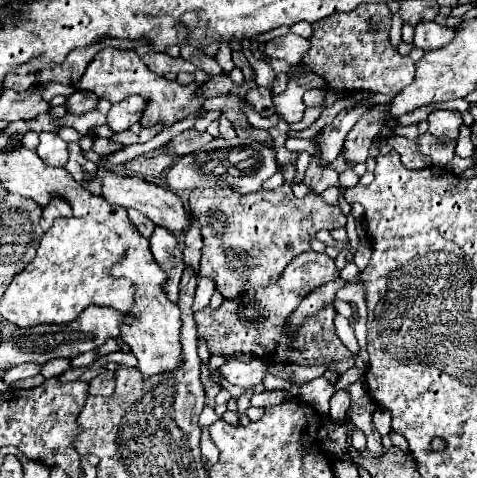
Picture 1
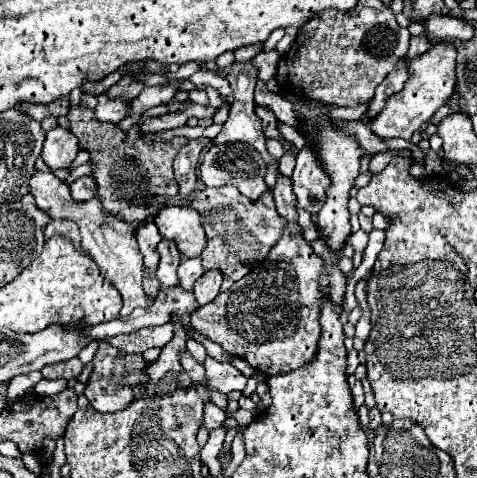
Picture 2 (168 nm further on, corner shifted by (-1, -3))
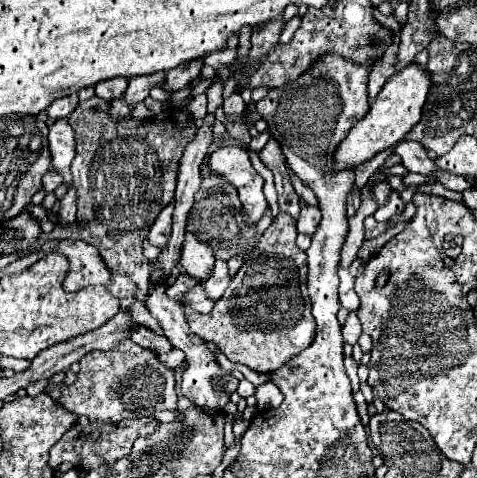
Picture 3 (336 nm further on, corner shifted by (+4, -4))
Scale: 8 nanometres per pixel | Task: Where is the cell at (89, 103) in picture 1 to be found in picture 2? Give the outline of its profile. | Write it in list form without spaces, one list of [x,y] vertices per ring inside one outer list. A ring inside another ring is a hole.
[[[104,94],[96,96],[98,98],[98,106],[94,108],[96,118],[102,122],[120,122],[122,118],[128,116],[128,102],[124,100],[108,100]]]

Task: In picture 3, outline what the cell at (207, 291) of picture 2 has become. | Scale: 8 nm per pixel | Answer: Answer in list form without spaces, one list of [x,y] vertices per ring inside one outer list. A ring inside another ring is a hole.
[[[217,259],[211,277],[209,277],[207,281],[203,281],[203,285],[205,285],[205,289],[207,289],[207,295],[209,295],[211,299],[215,299],[215,301],[221,299],[229,283],[231,283],[231,275],[229,275],[227,263],[225,263],[223,259]]]

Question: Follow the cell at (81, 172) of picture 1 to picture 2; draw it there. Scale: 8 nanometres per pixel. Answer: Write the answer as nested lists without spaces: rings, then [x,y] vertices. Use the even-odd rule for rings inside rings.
[[[82,176],[70,184],[70,192],[74,200],[90,200],[96,196],[96,180],[92,176]]]

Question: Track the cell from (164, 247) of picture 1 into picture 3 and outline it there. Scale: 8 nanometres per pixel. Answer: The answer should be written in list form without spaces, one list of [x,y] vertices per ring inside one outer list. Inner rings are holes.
[[[169,203],[161,213],[159,217],[155,219],[151,231],[149,231],[149,243],[155,245],[155,247],[161,247],[169,241],[169,233],[171,233],[171,215],[173,215],[173,203]]]

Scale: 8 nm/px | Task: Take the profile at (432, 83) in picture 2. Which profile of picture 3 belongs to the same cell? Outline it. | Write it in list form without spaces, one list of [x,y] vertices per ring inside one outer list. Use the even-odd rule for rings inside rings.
[[[417,63],[407,65],[403,71],[395,73],[379,91],[375,103],[371,103],[371,109],[367,111],[367,115],[363,117],[363,121],[357,121],[353,125],[353,129],[349,131],[349,135],[343,139],[343,143],[339,143],[335,155],[333,155],[333,171],[343,171],[343,169],[355,169],[357,165],[373,159],[379,151],[399,143],[405,139],[405,135],[419,123],[421,117],[421,109],[425,105],[427,99],[427,91],[429,91],[429,77],[427,71],[423,67],[419,67]]]

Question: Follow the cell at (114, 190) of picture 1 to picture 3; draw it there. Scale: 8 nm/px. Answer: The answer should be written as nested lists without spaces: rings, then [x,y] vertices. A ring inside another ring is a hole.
[[[187,233],[183,249],[181,249],[181,269],[195,277],[197,281],[205,281],[215,265],[215,257],[207,243],[201,243],[193,233]]]

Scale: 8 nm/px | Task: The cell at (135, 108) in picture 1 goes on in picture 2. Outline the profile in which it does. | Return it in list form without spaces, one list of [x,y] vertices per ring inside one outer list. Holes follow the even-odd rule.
[[[170,82],[166,86],[150,86],[150,88],[144,88],[134,100],[130,100],[128,114],[144,114],[150,108],[166,106],[168,102],[172,102],[176,90],[178,90],[178,82]]]

